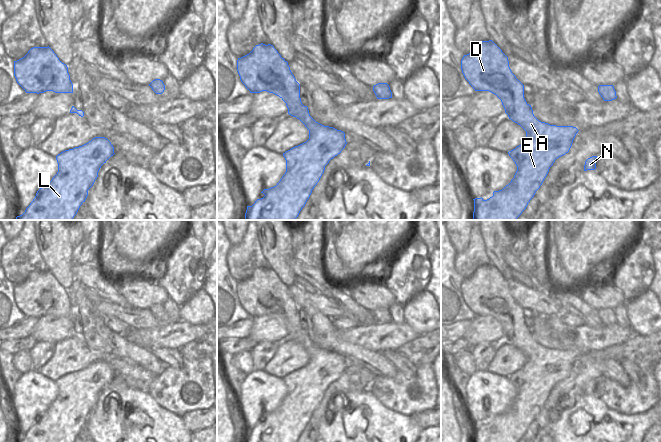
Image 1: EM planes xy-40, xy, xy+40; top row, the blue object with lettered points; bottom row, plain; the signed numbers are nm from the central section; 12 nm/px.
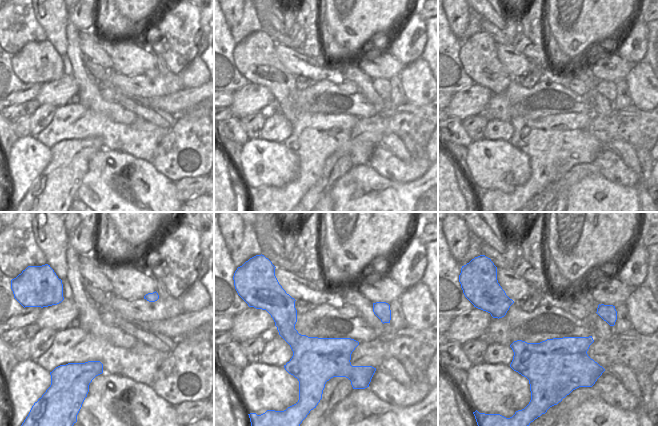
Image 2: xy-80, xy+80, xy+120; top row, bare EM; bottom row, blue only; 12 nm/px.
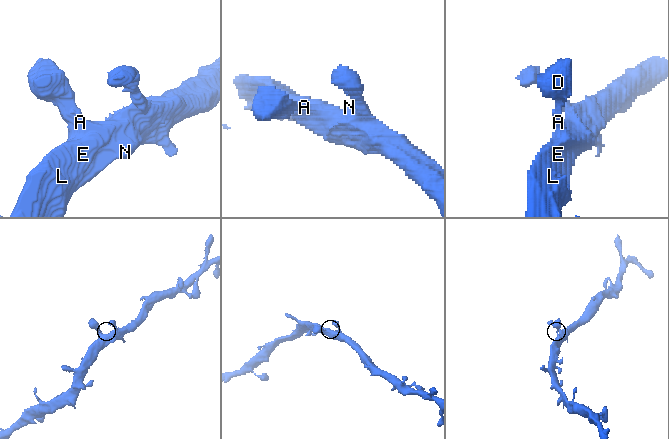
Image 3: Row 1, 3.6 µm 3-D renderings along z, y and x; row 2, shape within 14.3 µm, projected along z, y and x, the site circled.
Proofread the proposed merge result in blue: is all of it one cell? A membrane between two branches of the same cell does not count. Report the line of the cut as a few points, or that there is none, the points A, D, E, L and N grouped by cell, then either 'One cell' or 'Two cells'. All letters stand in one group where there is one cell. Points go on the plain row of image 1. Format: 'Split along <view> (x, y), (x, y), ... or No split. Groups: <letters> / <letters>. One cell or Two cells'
No split. Groups: A D E L N. One cell.

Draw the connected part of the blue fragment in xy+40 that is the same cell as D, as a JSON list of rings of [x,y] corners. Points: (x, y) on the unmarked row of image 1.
[[[492,264],[478,267],[469,278],[464,279],[461,294],[475,315],[495,318],[509,343],[526,355],[525,365],[508,376],[517,390],[514,402],[502,414],[494,415],[489,423],[473,423],[473,442],[518,442],[542,409],[555,384],[569,376],[579,354],[573,350],[550,349],[534,340],[531,329],[524,322],[524,309],[512,297],[508,281]]]

